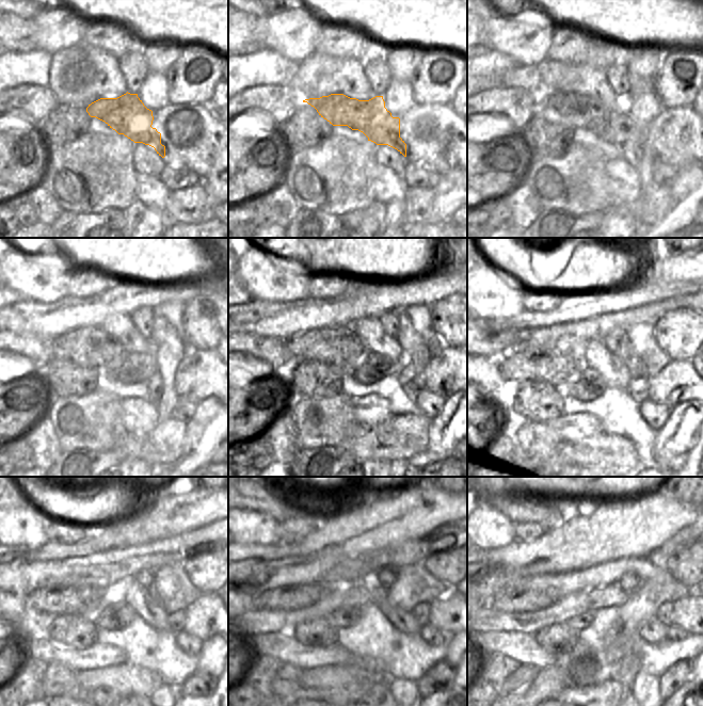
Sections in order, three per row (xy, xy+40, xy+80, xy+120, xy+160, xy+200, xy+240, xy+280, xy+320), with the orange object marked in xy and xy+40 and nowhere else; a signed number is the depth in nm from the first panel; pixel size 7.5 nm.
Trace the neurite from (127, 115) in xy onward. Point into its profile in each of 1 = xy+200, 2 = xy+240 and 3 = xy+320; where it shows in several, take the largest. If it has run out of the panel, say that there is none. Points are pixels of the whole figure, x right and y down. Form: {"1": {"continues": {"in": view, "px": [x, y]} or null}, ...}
{"1": {"continues": {"in": "xy+200", "px": [569, 355]}}, "2": {"continues": {"in": "xy+240", "px": [85, 603]}}, "3": {"continues": {"in": "xy+320", "px": [511, 599]}}}

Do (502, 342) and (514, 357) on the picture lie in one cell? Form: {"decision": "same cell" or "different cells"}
{"decision": "different cells"}

